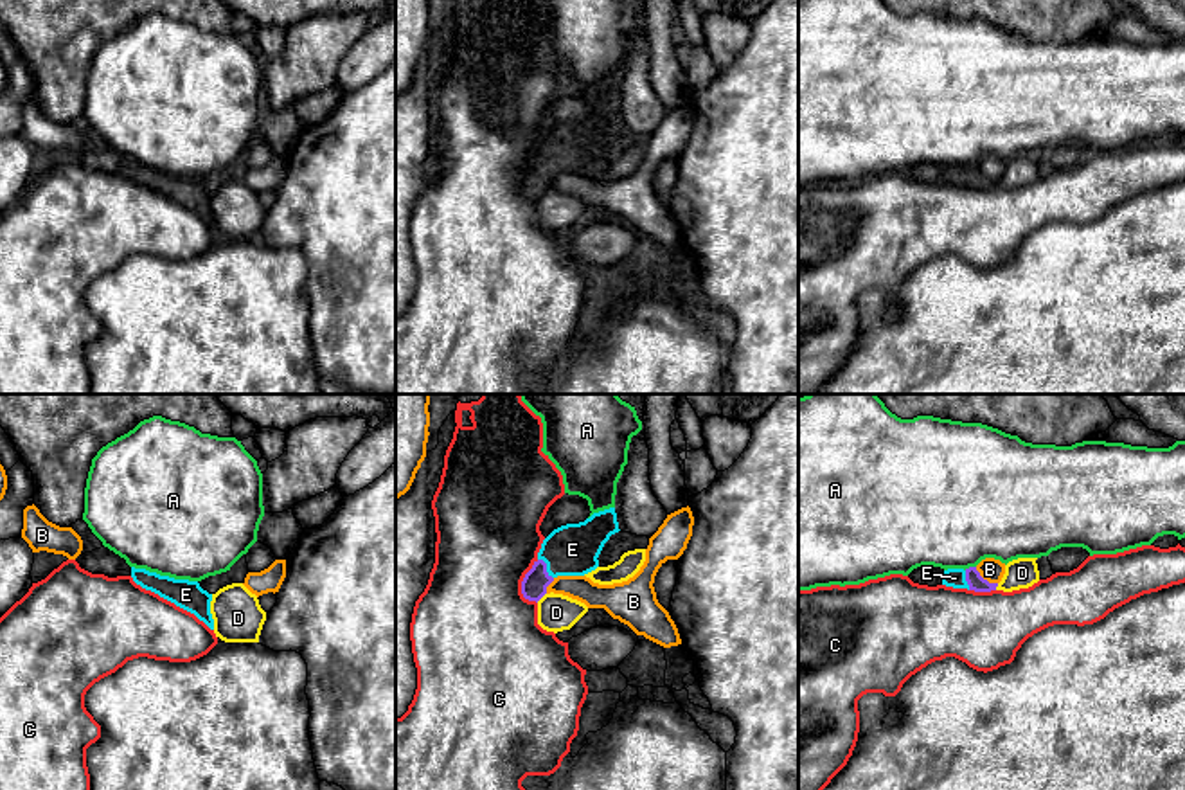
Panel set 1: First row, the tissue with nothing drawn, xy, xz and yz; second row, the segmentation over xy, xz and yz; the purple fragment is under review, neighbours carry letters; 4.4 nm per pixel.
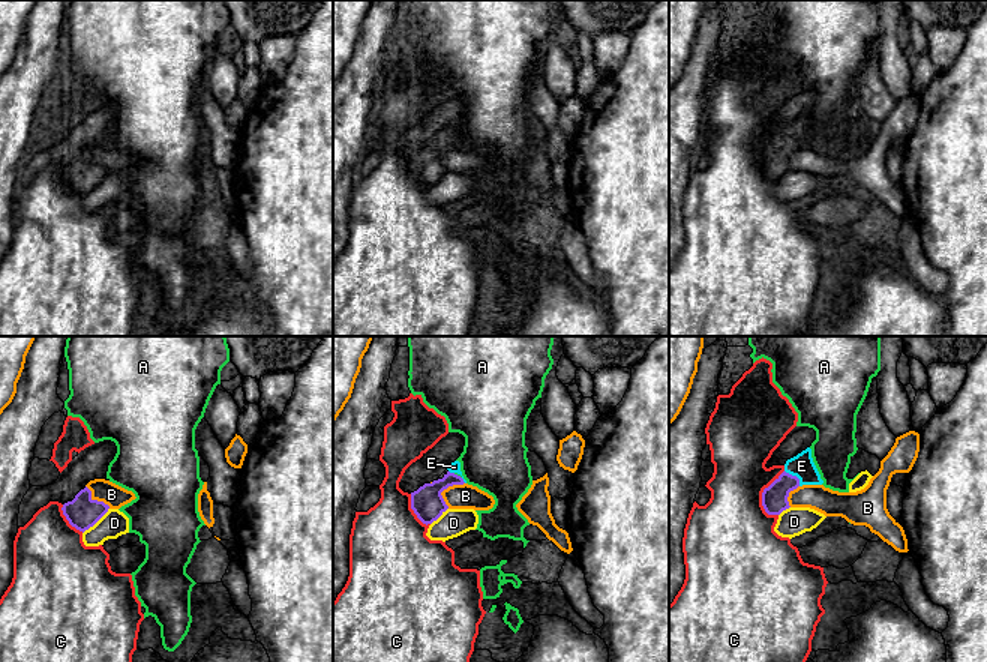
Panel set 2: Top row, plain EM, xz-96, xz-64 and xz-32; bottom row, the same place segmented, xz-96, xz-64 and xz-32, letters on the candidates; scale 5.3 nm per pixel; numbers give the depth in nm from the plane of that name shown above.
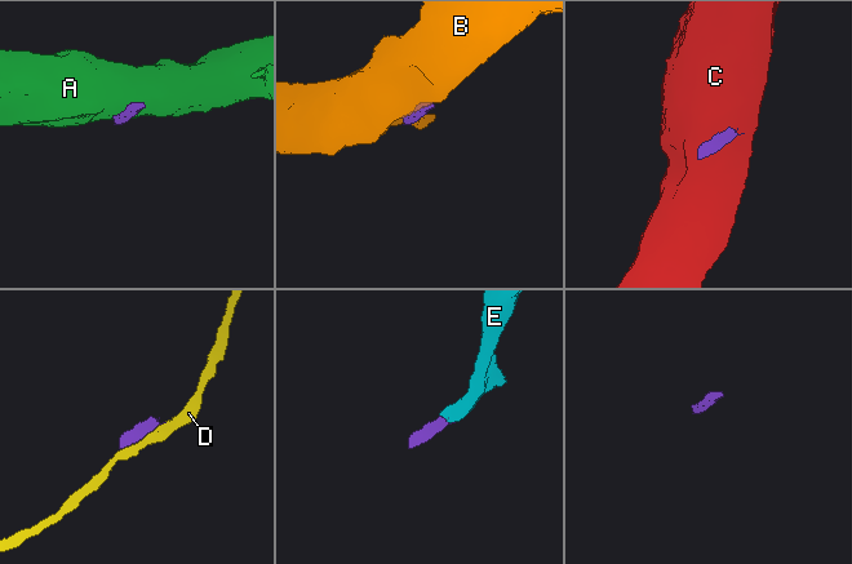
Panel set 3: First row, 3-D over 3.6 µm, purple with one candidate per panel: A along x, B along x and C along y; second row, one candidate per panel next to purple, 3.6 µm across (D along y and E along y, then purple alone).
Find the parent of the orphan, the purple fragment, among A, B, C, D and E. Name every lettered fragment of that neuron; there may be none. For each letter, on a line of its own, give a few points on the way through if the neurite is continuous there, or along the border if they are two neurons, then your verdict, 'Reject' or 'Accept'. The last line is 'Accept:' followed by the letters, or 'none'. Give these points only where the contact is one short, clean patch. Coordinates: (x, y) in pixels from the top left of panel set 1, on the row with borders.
A: Reject
B: Boundary: yz (975, 567), (984, 578), (997, 583). Reject
C: Reject
D: Reject
E: Path across: xz (534, 583), (545, 567), (561, 553), (572, 549). Accept
Accept: E

